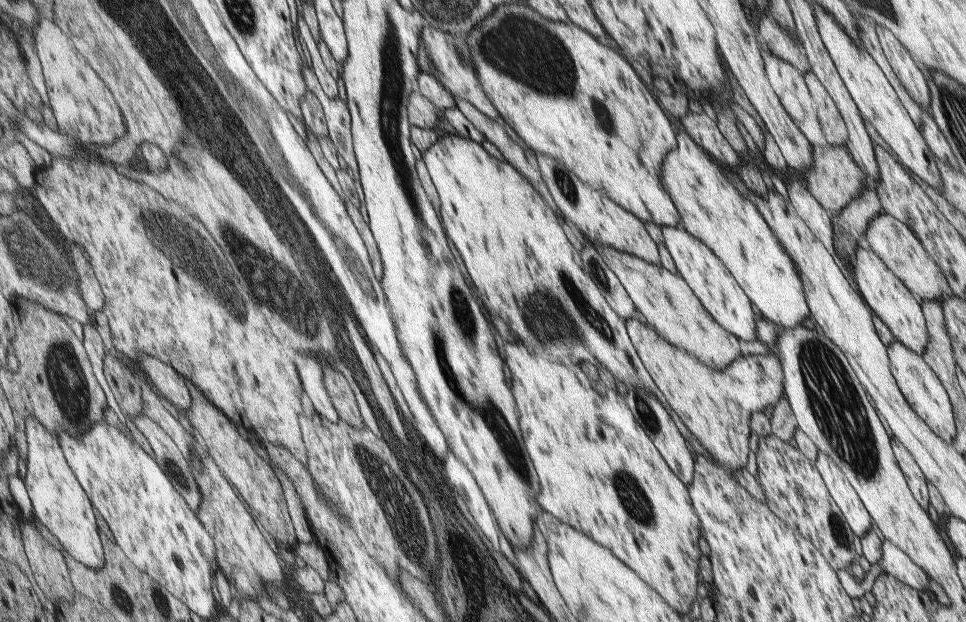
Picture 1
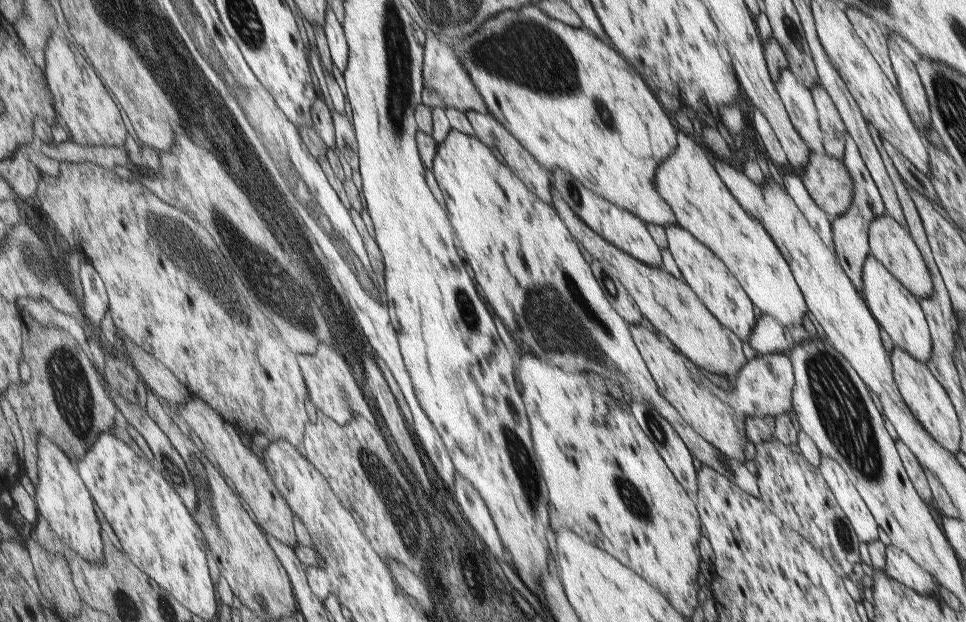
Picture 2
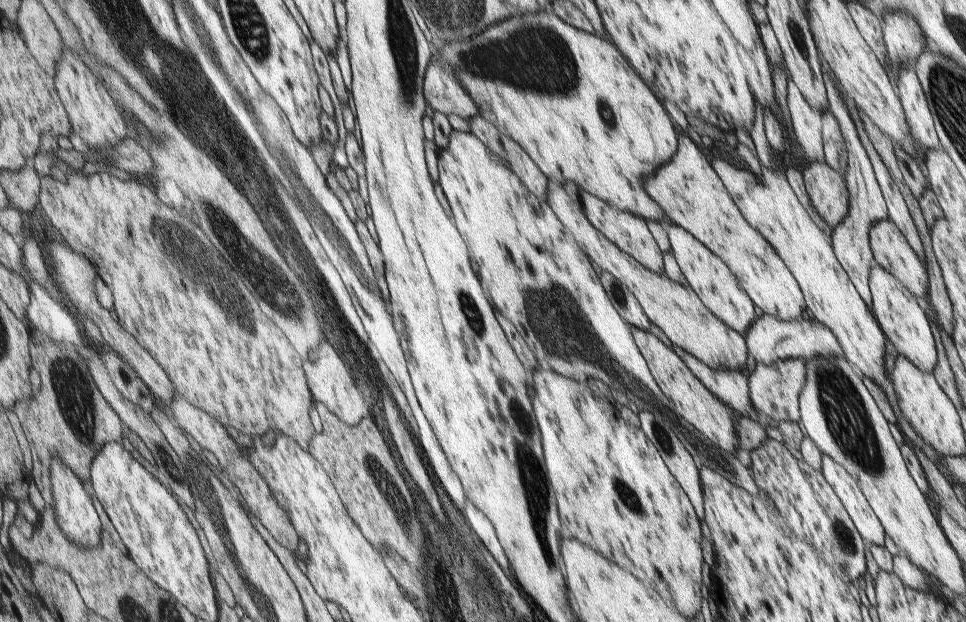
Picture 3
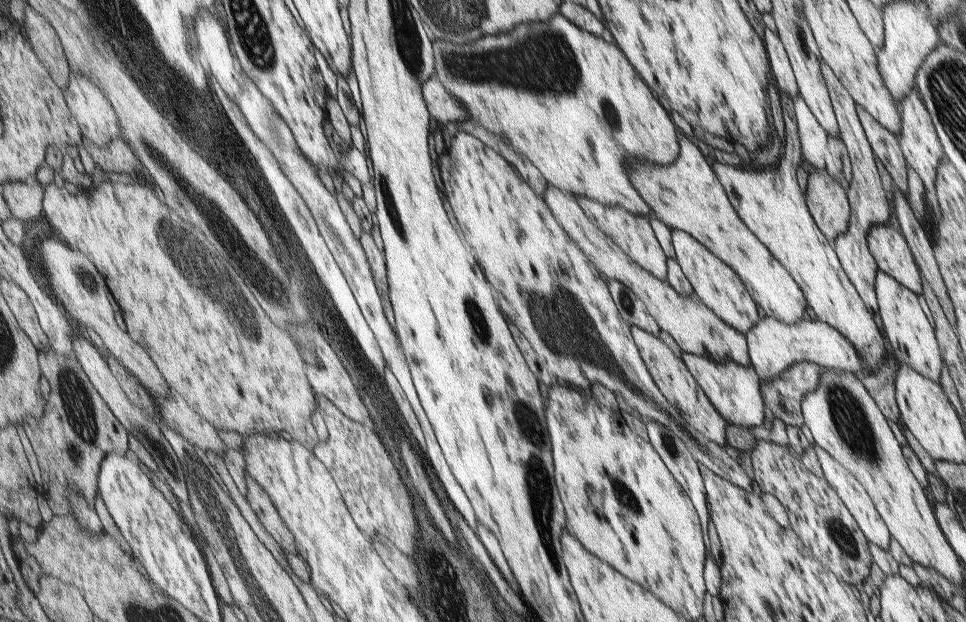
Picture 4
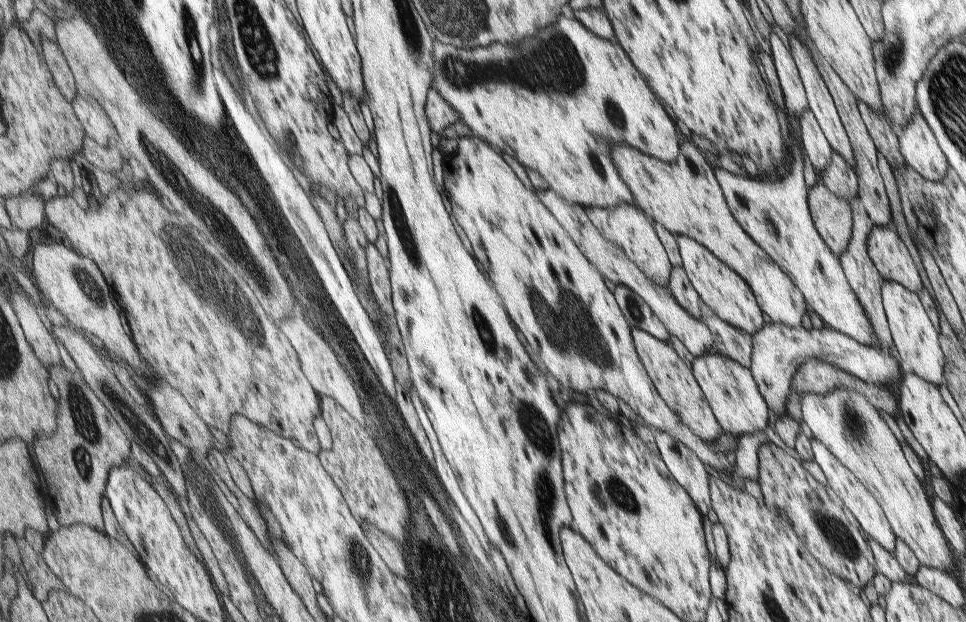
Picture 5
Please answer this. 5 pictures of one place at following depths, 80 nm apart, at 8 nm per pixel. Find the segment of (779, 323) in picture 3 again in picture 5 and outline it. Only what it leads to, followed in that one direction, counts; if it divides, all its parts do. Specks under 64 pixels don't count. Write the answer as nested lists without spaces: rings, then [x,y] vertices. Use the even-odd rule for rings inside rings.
[[[773,323],[762,327],[761,331],[757,331],[752,335],[752,356],[750,360],[749,370],[755,384],[757,385],[761,398],[765,401],[766,407],[777,414],[778,417],[787,417],[786,402],[789,396],[790,383],[792,382],[795,371],[807,360],[808,358],[815,358],[826,360],[828,363],[843,369],[853,376],[856,376],[861,381],[876,384],[878,387],[885,387],[889,384],[895,384],[901,380],[903,372],[900,371],[900,360],[895,356],[888,353],[883,348],[875,348],[874,346],[865,346],[857,341],[854,341],[850,336],[841,334],[832,328],[823,326],[822,330],[808,329],[807,331],[799,327],[786,327]]]

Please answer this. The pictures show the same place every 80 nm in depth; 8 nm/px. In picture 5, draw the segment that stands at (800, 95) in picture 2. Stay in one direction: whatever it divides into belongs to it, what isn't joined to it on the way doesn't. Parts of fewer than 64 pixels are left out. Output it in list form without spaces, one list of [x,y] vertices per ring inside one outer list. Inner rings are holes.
[[[806,109],[798,119],[803,150],[817,172],[823,172],[832,155],[832,148],[823,136],[813,113]]]

